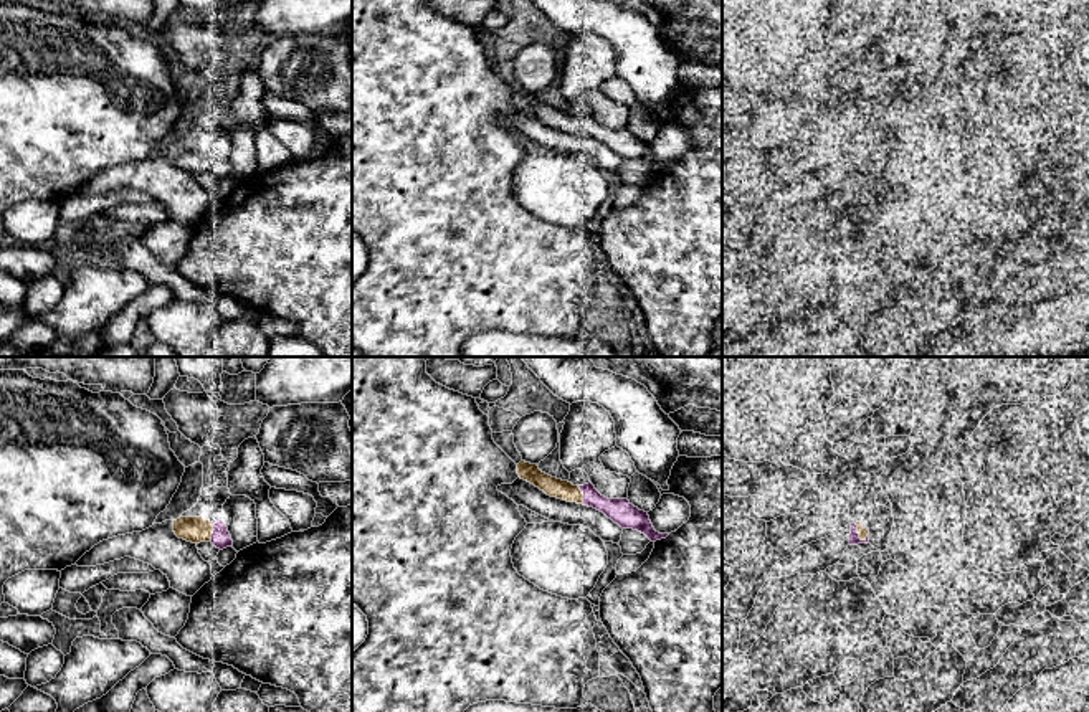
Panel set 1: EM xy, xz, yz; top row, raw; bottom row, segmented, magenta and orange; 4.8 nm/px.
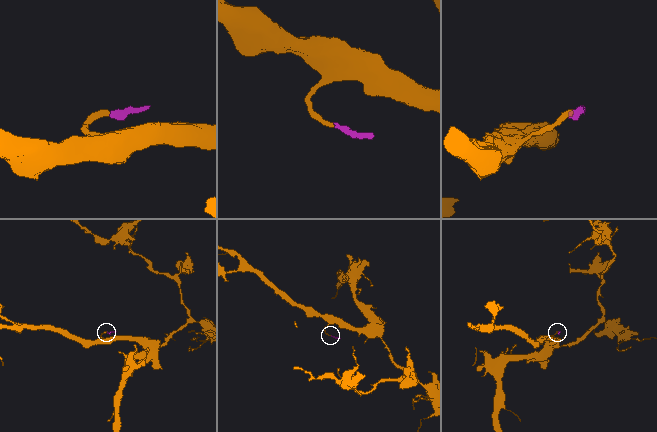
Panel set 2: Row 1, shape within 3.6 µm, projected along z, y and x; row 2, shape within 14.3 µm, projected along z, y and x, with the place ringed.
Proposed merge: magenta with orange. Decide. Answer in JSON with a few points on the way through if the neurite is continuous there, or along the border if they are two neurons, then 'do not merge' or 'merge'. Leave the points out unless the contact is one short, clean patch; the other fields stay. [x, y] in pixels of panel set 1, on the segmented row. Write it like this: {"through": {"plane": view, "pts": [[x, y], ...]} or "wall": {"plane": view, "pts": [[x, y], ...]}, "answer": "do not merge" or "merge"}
{"answer": "merge"}

